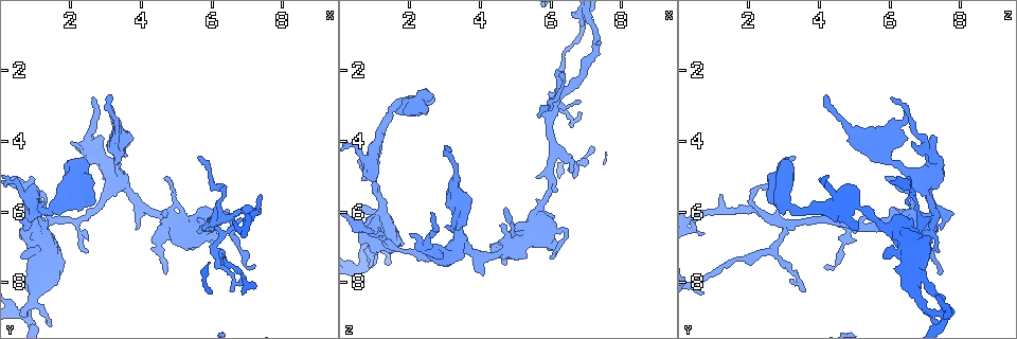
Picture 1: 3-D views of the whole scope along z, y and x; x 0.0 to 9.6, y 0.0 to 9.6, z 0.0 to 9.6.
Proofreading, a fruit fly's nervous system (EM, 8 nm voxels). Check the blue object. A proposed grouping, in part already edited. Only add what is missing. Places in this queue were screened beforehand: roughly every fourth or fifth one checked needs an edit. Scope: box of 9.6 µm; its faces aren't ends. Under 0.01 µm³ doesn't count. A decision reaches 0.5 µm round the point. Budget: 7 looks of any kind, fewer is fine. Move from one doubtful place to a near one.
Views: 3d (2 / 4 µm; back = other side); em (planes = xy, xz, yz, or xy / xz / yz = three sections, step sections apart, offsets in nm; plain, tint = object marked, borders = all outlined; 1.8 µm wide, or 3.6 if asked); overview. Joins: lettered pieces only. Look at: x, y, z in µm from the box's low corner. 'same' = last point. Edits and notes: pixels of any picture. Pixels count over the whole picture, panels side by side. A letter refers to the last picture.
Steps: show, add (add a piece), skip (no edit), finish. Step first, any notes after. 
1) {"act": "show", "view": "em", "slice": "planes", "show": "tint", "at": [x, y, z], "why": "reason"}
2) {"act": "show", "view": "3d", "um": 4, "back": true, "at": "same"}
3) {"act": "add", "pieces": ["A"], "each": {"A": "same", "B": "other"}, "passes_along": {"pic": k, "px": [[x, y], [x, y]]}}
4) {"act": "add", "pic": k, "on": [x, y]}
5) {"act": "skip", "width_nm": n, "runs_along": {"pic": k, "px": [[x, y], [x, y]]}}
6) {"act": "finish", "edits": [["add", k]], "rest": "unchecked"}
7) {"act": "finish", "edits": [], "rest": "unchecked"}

{"act": "show", "view": "3d", "um": 4, "back": true, "at": [0.70, 6.50, 5.10], "why": "branch stops here"}

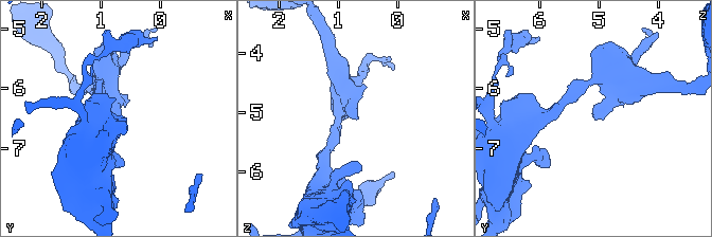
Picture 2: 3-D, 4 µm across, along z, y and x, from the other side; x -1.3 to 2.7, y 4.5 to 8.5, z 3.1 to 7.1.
{"act": "show", "view": "em", "slice": "xz", "step": 16, "show": "tint", "at": [0.65, 6.50, 5.10], "why": "now the EM"}

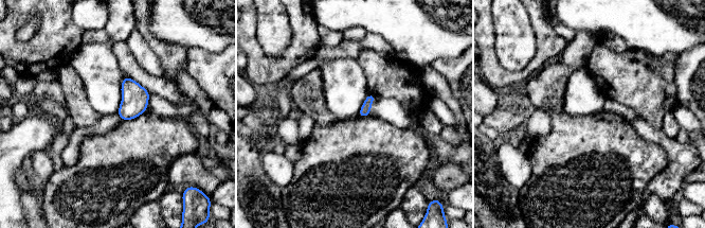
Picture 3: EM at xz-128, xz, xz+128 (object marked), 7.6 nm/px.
{"act": "show", "view": "em", "slice": "xy", "step": 4, "show": "borders", "at": "same"}

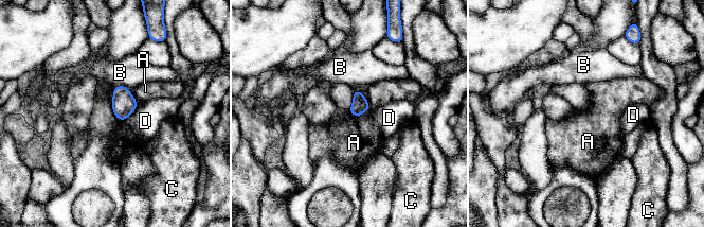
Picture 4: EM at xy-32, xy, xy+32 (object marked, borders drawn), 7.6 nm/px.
{"act": "skip", "each": {"A": "other", "B": "other", "C": "other", "D": "other"}, "border": {"pic": 4, "px": [[353, 88], [368, 103], [358, 117]]}, "found": "none of them fits"}

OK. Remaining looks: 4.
{"act": "show", "view": "3d", "um": 4, "at": [2.60, 2.75, 6.05], "why": "an open end"}

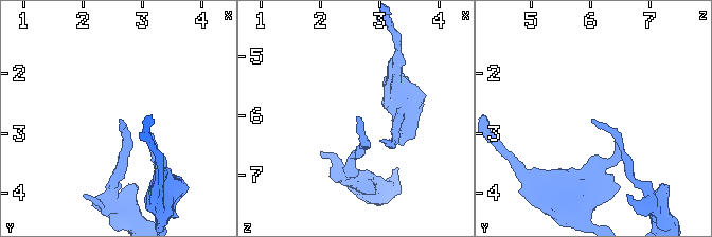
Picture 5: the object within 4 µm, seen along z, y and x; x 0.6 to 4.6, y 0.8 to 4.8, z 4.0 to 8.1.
{"act": "show", "view": "em", "um": 3.6, "slice": "xy", "step": 16, "show": "tint", "at": [2.65, 2.75, 6.05], "why": "shape alone is not enough"}

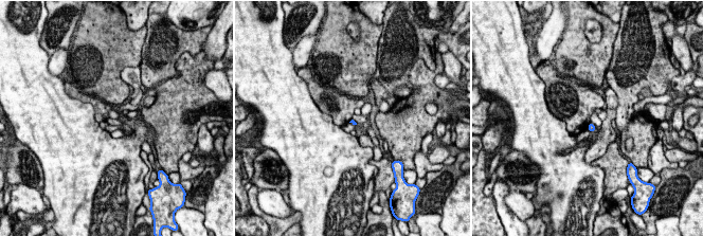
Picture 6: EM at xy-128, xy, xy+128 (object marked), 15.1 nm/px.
{"act": "show", "view": "em", "um": 3.6, "slice": "xy", "step": 16, "show": "borders", "at": "same", "why": "see the neighbours"}

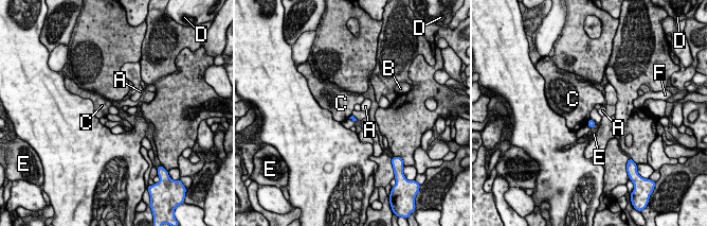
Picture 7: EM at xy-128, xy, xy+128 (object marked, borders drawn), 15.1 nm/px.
{"act": "skip", "each": {"A": "other", "B": "other", "C": "other", "D": "other", "E": "other", "F": "other"}, "found": "none of them fits"}

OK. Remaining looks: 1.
{"act": "finish", "edits": [], "rest": "unchecked"}

